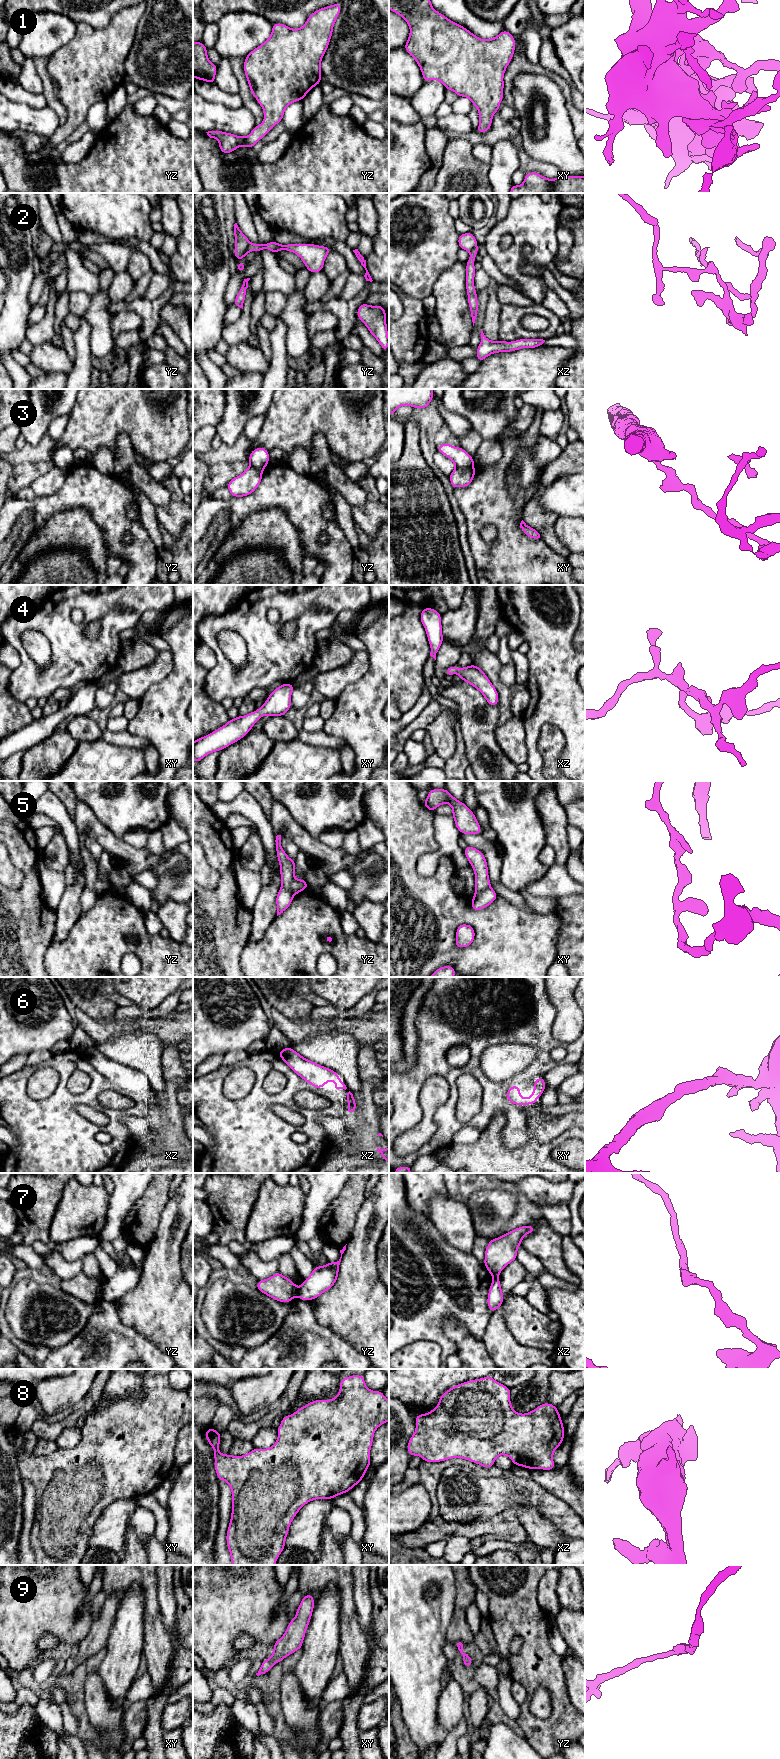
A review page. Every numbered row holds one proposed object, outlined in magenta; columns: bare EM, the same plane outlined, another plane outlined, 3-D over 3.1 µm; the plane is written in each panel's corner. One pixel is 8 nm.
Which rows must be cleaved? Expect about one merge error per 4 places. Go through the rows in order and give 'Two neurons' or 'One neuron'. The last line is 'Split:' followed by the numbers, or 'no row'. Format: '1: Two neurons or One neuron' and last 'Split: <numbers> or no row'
1: One neuron
2: Two neurons
3: Two neurons
4: One neuron
5: Two neurons
6: One neuron
7: Two neurons
8: One neuron
9: One neuron
Split: 2, 3, 5, 7

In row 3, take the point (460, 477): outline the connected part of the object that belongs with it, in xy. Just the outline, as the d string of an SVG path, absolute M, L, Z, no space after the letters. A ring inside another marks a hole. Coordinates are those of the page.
M456 467L449 476L453 489L469 486L476 474L474 467L459 468Z

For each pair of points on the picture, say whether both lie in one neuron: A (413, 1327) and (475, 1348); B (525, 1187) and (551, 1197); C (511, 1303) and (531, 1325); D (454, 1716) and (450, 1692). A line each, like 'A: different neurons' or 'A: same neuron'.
A: different neurons
B: same neuron
C: same neuron
D: same neuron

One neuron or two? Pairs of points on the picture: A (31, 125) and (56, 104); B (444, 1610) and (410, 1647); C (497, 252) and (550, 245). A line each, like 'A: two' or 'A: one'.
A: two
B: one
C: one

